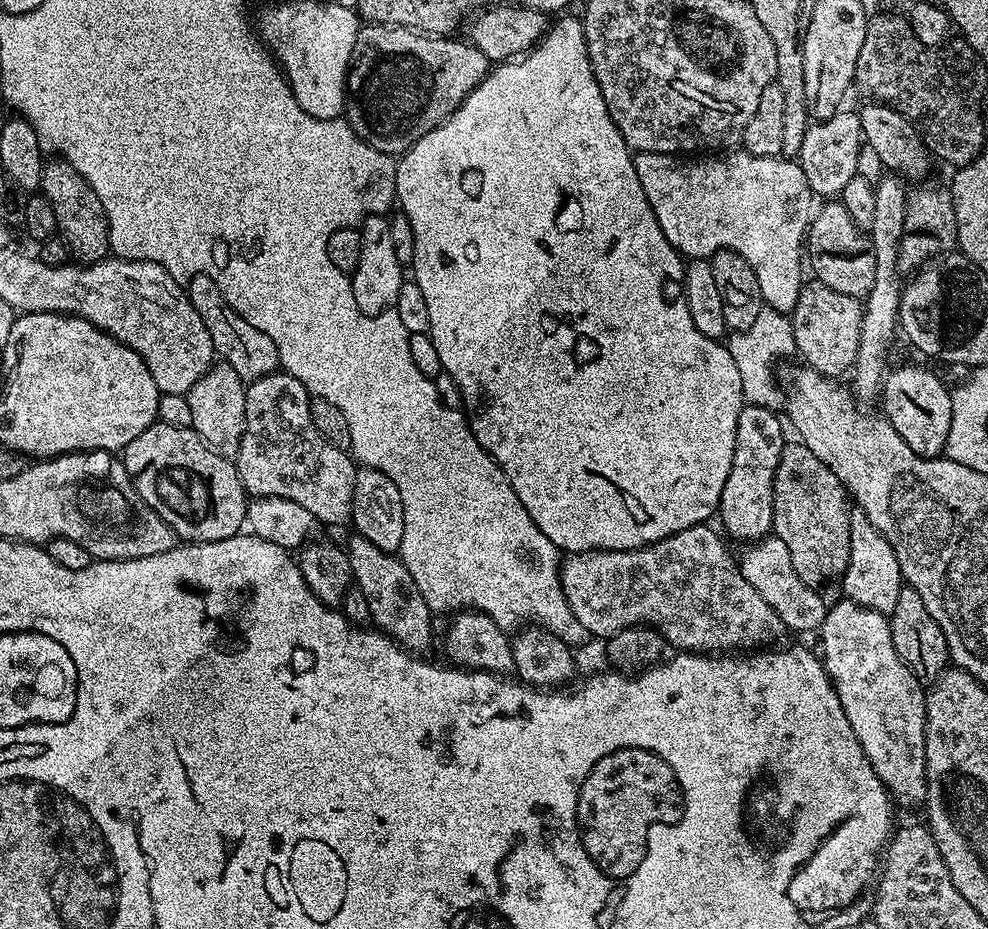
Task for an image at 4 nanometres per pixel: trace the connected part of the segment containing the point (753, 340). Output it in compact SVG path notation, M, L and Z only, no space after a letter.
M766 306L762 314L758 314L758 319L755 320L754 326L750 326L750 330L734 332L727 337L726 347L730 358L734 358L734 366L738 366L738 374L742 378L744 403L762 406L779 413L785 393L776 389L776 372L772 367L775 366L776 360L797 355L791 319L785 313L775 312L773 308Z

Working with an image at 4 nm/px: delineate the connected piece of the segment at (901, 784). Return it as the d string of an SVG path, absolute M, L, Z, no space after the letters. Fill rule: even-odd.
M841 598L829 607L826 618L822 622L818 633L821 648L819 648L819 651L822 653L824 668L828 671L828 676L832 679L838 698L842 702L842 710L846 710L846 718L850 718L850 727L854 730L854 738L858 738L866 758L870 758L870 766L874 766L878 778L883 782L884 787L888 789L889 797L899 807L901 804L902 807L908 808L911 804L916 804L919 800L921 803L925 799L928 786L928 775L926 774L926 688L922 681L912 673L909 664L900 657L898 650L894 650L894 638L890 638L888 621L889 617L883 616L880 612L858 606L850 599Z

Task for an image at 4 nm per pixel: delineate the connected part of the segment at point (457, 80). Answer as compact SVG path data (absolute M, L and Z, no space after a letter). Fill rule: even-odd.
M365 23L354 42L344 105L344 116L354 134L374 146L374 150L382 150L396 158L409 152L422 137L430 134L430 130L452 116L456 107L486 79L490 71L490 61L482 50L456 39L430 36L415 32L413 28L397 28L394 24Z

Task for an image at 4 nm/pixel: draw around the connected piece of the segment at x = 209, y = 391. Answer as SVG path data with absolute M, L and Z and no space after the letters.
M223 362L213 363L208 373L186 394L190 402L191 429L197 432L220 456L234 458L242 446L242 434L246 430L246 381Z

